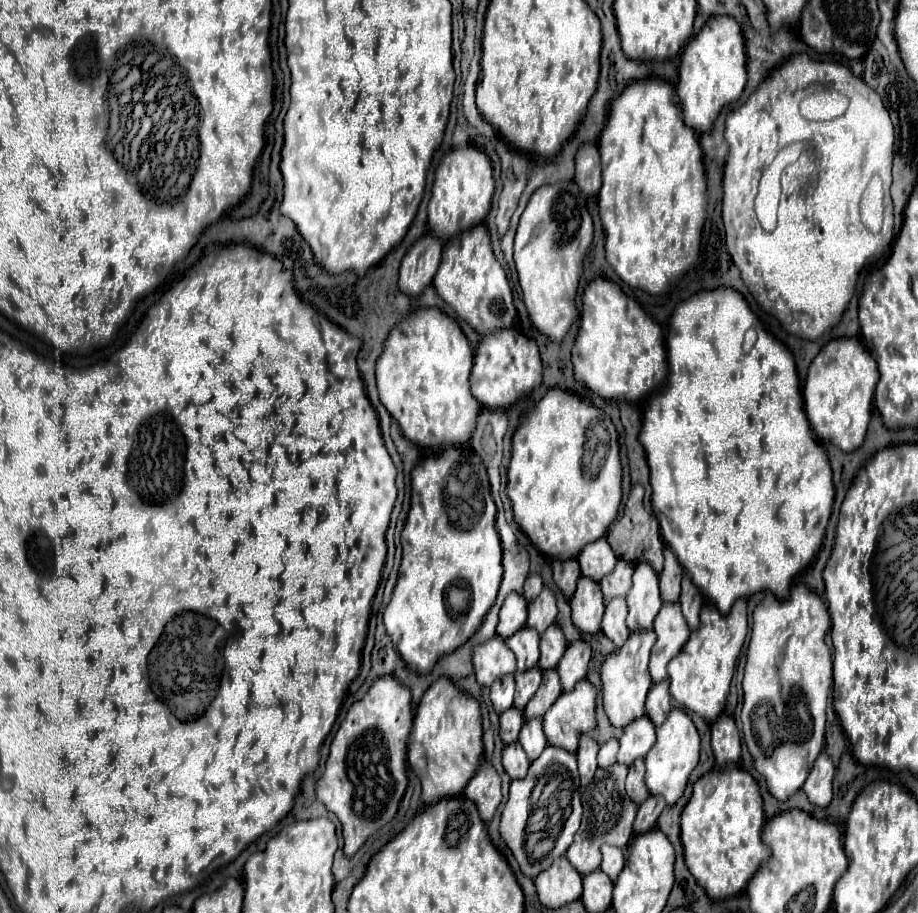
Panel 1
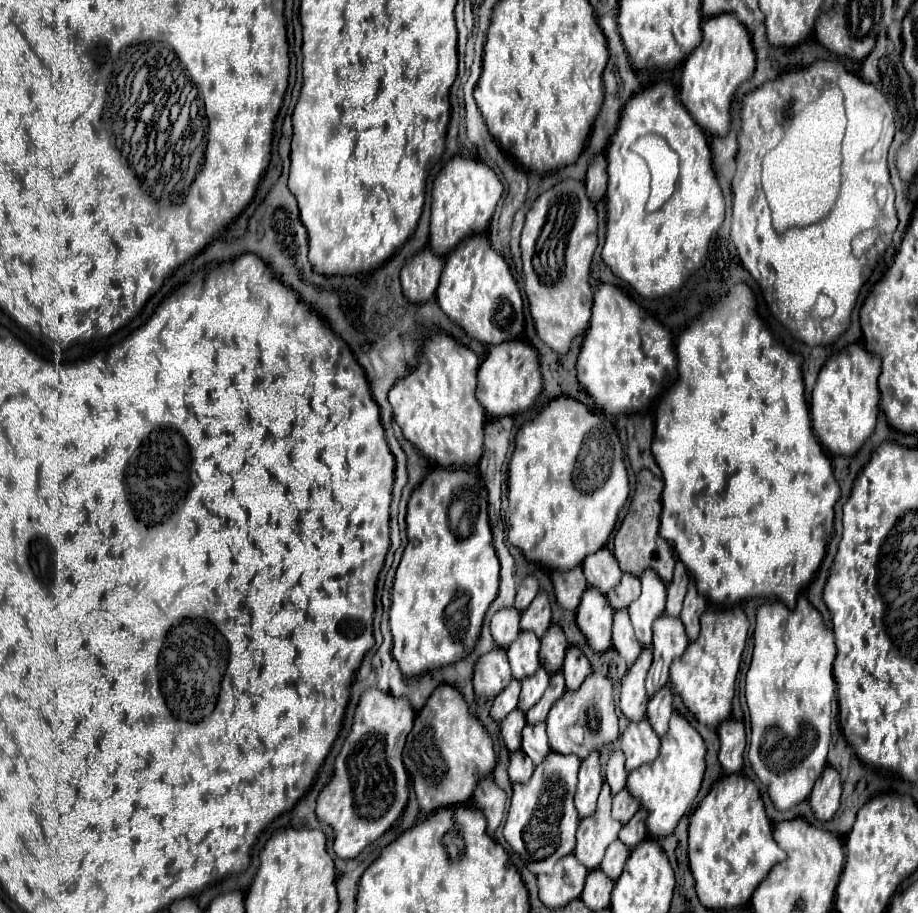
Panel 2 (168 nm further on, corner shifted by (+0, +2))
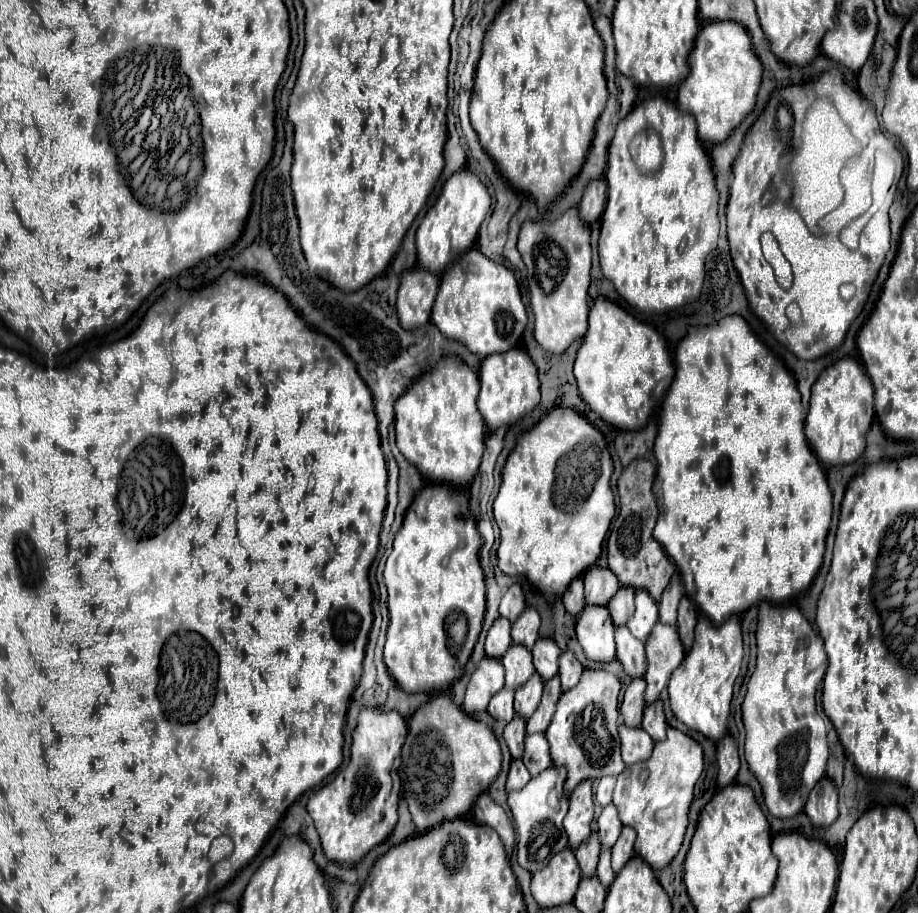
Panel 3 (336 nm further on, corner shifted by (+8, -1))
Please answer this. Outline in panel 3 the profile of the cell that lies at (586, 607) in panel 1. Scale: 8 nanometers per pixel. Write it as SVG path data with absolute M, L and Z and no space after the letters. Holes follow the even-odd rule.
M586 607L576 623L578 641L588 659L598 663L610 663L616 659L614 623L606 607Z

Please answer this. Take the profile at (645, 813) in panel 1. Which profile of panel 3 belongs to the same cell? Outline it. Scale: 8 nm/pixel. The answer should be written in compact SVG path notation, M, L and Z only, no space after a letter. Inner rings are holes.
M622 827L622 833L612 847L612 869L614 869L614 873L618 873L634 857L634 839L636 839L636 831L632 827Z

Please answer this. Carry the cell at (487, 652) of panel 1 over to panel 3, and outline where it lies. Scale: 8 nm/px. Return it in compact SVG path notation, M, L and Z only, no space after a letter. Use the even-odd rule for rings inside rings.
M484 657L478 669L472 673L468 687L466 687L466 699L464 699L464 711L468 715L486 711L490 699L494 693L498 693L504 687L504 667L498 659Z

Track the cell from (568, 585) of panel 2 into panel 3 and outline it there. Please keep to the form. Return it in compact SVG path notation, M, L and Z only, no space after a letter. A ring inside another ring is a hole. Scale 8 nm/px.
M574 579L570 583L568 591L562 597L562 603L564 603L566 611L570 611L574 617L578 617L584 611L586 601L584 601L584 585L582 585L582 579Z

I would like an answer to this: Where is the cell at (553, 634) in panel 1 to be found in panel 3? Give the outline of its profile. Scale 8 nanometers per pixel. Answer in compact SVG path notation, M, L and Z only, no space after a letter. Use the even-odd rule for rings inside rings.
M538 639L538 643L532 649L534 655L534 667L536 673L542 677L542 681L552 679L558 673L558 657L560 657L560 647L552 639Z

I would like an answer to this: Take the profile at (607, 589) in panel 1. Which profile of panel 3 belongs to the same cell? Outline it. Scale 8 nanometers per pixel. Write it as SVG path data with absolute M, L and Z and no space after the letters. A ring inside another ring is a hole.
M620 587L618 595L614 595L608 603L614 625L626 625L626 621L634 615L634 609L634 591L630 591L630 587Z

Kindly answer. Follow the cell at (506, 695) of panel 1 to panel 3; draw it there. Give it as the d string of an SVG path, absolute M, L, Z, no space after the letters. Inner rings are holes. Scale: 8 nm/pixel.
M504 687L502 691L498 691L498 693L492 697L492 701L490 701L490 705L488 705L488 713L490 713L494 719L500 719L500 721L508 723L508 721L512 721L514 715L516 715L512 703L514 703L514 691L510 691L510 689Z

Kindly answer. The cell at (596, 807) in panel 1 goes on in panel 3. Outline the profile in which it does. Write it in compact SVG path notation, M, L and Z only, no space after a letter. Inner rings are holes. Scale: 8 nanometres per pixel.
M592 831L590 839L586 839L586 843L582 843L574 853L576 853L582 875L584 877L594 877L596 875L596 865L598 865L598 855L600 855L598 833Z

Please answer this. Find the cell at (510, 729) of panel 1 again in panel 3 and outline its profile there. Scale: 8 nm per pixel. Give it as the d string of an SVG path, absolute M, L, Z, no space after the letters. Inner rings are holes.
M514 717L506 729L504 729L504 739L508 743L508 749L512 753L514 759L520 759L522 757L522 751L524 751L524 737L526 737L526 719L522 717Z

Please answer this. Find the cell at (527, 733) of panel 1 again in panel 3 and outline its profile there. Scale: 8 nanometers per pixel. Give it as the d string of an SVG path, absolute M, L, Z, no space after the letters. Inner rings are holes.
M544 733L526 735L526 747L524 747L522 761L526 763L532 777L536 777L540 771L544 771L552 765L550 745L548 745L548 739Z

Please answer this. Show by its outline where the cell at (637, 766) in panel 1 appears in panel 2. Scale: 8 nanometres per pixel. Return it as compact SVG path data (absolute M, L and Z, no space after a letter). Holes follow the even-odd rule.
M622 788L616 796L614 796L614 804L612 804L612 816L614 820L626 824L640 808L640 802L638 798L634 798L628 788Z

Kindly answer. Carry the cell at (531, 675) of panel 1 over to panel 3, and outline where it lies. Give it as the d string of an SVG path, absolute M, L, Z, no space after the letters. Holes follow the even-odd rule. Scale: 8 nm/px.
M534 673L528 683L524 683L522 687L516 689L516 701L514 701L514 709L520 717L524 719L530 719L540 703L540 697L542 697L542 679Z

